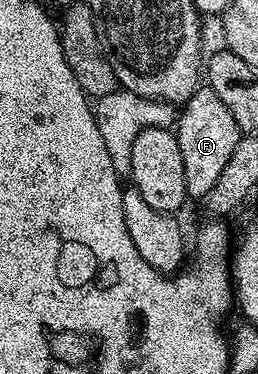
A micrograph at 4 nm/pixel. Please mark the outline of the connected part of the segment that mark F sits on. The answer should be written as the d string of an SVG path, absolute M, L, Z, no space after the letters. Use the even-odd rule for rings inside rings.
M206 86L196 88L186 104L182 105L177 116L178 124L179 128L174 129L174 134L181 146L181 162L185 162L185 186L188 197L205 198L209 190L217 186L217 178L221 178L221 170L225 170L225 162L229 162L229 158L233 158L233 150L237 150L241 139L239 127L237 122L233 122L233 114L229 114L225 102L221 102L221 98L217 98L217 94L213 94L213 90Z

